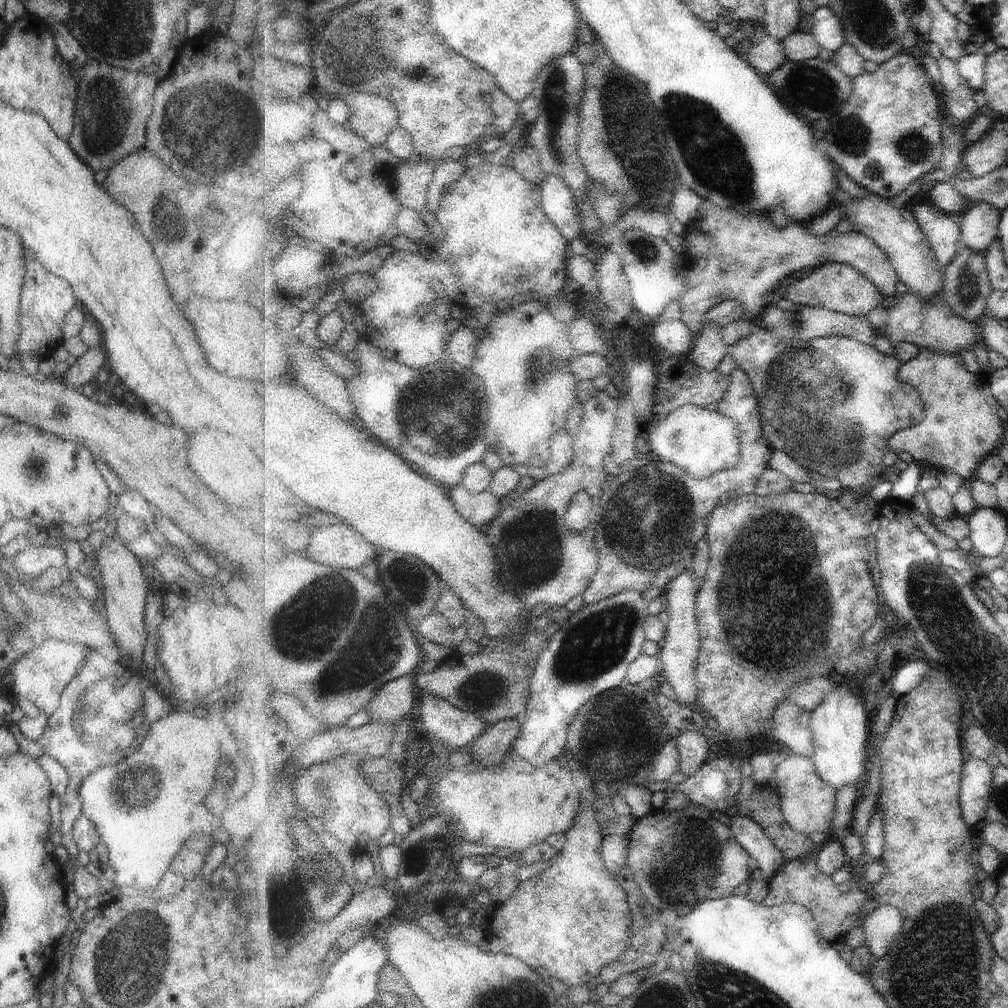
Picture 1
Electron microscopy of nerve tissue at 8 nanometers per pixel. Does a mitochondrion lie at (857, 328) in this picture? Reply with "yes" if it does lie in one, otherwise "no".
no

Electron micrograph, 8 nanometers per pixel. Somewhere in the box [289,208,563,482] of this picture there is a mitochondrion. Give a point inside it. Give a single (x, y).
(427, 415)

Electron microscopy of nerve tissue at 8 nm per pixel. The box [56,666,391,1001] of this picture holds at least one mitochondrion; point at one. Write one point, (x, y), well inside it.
(131, 791)

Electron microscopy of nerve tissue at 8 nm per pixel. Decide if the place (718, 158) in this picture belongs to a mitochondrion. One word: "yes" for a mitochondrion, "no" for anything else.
yes

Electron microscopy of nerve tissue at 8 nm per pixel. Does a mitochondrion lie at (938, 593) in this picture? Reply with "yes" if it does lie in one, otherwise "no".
yes

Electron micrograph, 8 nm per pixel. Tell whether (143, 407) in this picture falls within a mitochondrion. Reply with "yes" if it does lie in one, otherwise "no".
no

